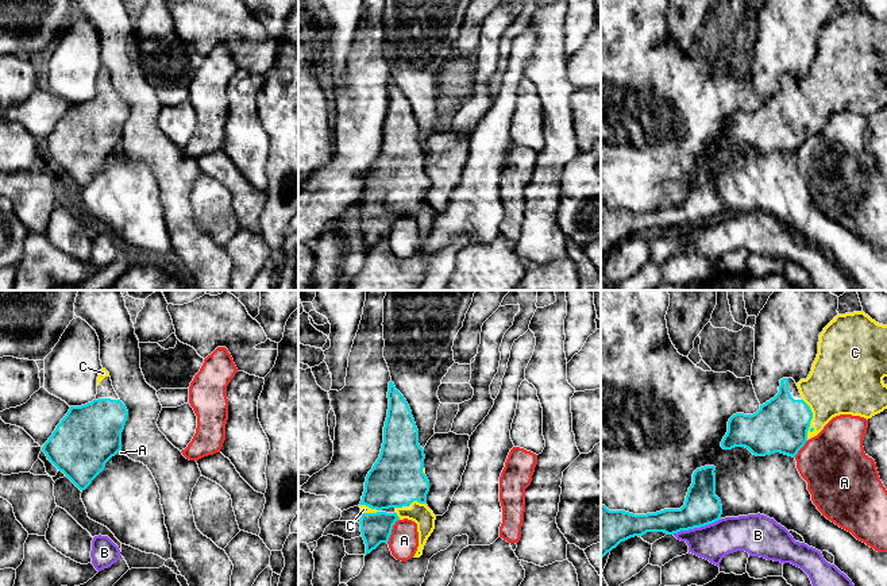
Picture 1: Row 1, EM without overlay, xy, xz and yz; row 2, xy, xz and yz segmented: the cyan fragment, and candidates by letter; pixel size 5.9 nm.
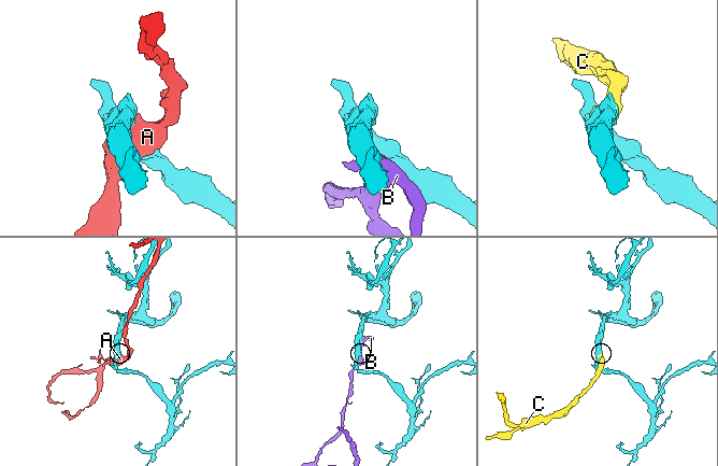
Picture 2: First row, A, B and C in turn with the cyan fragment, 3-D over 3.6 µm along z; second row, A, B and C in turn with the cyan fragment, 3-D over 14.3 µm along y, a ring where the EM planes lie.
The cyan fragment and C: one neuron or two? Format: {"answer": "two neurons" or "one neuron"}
{"answer": "one neuron"}

